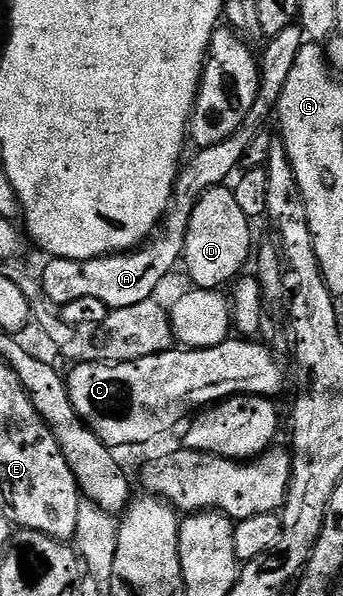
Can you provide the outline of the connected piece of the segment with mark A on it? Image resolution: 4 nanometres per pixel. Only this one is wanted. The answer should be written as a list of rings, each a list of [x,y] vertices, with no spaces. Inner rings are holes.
[[[295,24],[289,26],[279,36],[267,41],[267,48],[259,59],[259,81],[257,98],[238,129],[228,140],[220,144],[201,147],[191,159],[190,157],[179,169],[177,182],[174,185],[172,200],[169,201],[165,216],[156,233],[143,245],[132,251],[120,254],[109,254],[88,261],[72,261],[67,258],[53,258],[47,261],[40,281],[42,291],[51,303],[65,308],[80,299],[94,298],[106,305],[107,309],[119,310],[153,299],[153,294],[162,280],[183,259],[186,246],[187,228],[191,214],[195,210],[200,196],[213,187],[227,183],[232,172],[243,163],[245,153],[252,140],[265,131],[269,118],[275,115],[284,90],[285,81],[292,72],[293,61],[306,40],[302,27]]]

